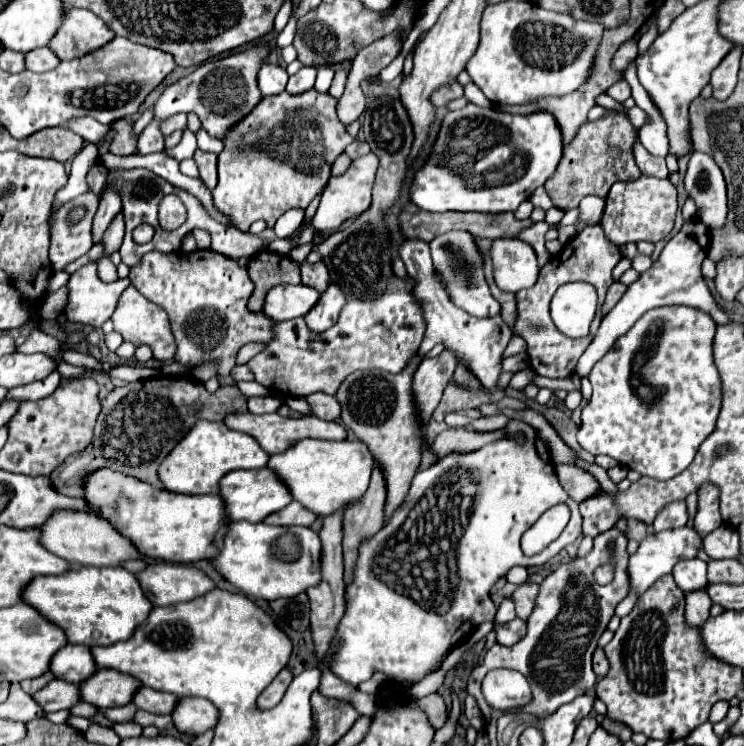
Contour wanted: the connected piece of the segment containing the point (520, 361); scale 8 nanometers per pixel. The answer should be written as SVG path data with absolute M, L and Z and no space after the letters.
M514 354L514 356L508 356L508 358L502 360L502 370L506 370L506 372L518 372L526 366L528 366L526 354Z

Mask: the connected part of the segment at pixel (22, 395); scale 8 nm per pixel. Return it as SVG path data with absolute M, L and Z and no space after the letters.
M54 370L54 374L46 376L46 380L40 380L40 382L28 384L28 386L12 388L6 398L14 398L14 400L40 400L40 398L50 396L58 388L58 384L60 384L60 374L58 374L58 370Z

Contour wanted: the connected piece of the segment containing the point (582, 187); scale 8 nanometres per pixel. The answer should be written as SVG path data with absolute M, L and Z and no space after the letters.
M608 110L604 116L596 122L582 124L576 138L564 148L564 156L554 172L554 176L544 184L548 196L552 198L554 206L562 210L576 208L578 202L588 196L600 196L604 198L610 190L610 186L616 182L612 180L612 174L618 180L636 180L640 178L640 170L634 162L634 144L638 142L638 128L634 128L628 120L628 116L622 116L622 112Z

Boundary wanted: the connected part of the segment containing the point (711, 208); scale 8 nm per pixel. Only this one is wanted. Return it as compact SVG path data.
M694 152L684 176L684 188L696 202L698 220L706 228L722 230L726 224L726 184L718 164L704 152Z

